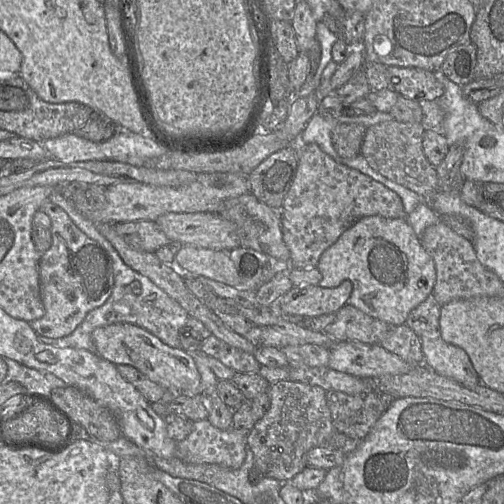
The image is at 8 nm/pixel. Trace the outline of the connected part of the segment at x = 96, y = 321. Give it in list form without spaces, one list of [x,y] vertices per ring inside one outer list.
[[[56,189],[49,200],[61,207],[83,233],[98,242],[109,253],[113,261],[114,285],[107,301],[88,312],[71,334],[61,338],[48,338],[37,334],[38,341],[57,348],[84,349],[97,354],[92,341],[92,333],[96,328],[115,323],[129,323],[144,328],[172,348],[180,348],[179,331],[189,318],[188,313],[149,278],[129,267],[111,243],[100,234],[96,225],[79,212],[72,202],[61,194],[60,189]]]

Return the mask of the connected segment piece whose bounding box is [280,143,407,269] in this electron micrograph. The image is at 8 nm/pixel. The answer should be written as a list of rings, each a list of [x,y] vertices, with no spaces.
[[[298,143],[296,171],[280,209],[283,241],[290,252],[291,268],[317,267],[322,253],[355,222],[366,216],[406,218],[397,193],[371,177],[336,162],[315,144]]]

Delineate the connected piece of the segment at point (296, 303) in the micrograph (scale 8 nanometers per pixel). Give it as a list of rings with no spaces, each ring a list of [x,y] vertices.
[[[349,280],[334,288],[322,288],[319,285],[293,286],[279,298],[277,310],[283,316],[303,318],[336,314],[348,303],[352,288]]]

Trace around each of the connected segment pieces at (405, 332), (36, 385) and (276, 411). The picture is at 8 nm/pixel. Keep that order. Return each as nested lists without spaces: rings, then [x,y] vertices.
[[[406,324],[393,327],[379,345],[408,363],[424,363],[420,338]]]
[[[3,358],[7,365],[7,381],[14,381],[22,385],[27,392],[49,397],[55,388],[67,386],[55,375],[24,366],[11,358]]]
[[[278,381],[269,387],[270,407],[264,417],[256,421],[246,436],[246,444],[253,453],[254,466],[250,481],[262,477],[273,478],[282,483],[289,482],[305,466],[305,455],[334,433],[331,413],[327,405],[326,391],[319,386]]]

